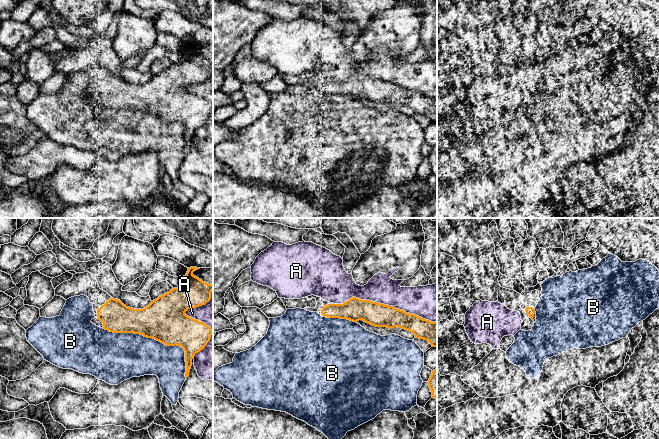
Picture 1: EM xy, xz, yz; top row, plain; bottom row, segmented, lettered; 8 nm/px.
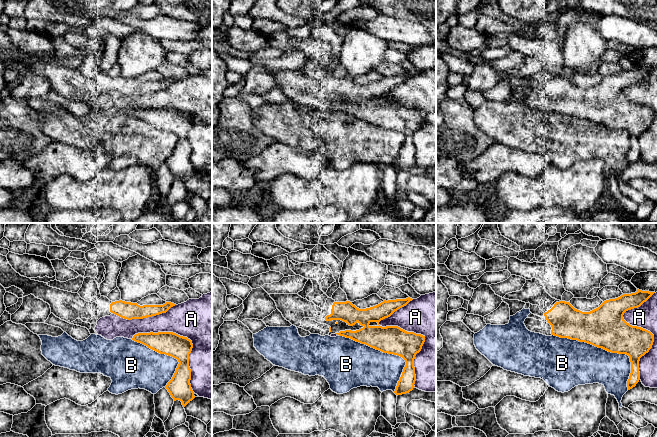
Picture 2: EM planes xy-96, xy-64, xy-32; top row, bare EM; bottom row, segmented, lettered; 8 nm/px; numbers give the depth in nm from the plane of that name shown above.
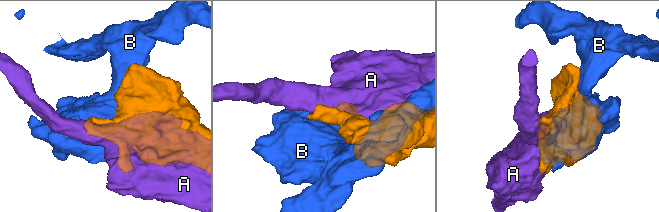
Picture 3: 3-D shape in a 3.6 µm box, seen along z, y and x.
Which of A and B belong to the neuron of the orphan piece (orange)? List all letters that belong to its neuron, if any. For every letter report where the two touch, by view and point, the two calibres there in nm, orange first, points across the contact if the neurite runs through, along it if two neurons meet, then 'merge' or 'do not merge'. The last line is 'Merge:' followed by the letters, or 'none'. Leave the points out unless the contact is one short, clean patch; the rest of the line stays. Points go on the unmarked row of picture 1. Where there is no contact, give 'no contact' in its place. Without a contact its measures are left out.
A: xz (385, 81) | 190/220 nm | do not merge
B: xy (157, 116) | 340/360 nm | do not merge
Merge: none

